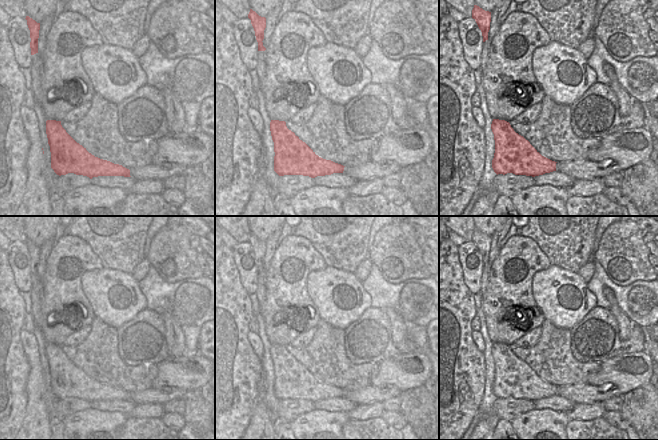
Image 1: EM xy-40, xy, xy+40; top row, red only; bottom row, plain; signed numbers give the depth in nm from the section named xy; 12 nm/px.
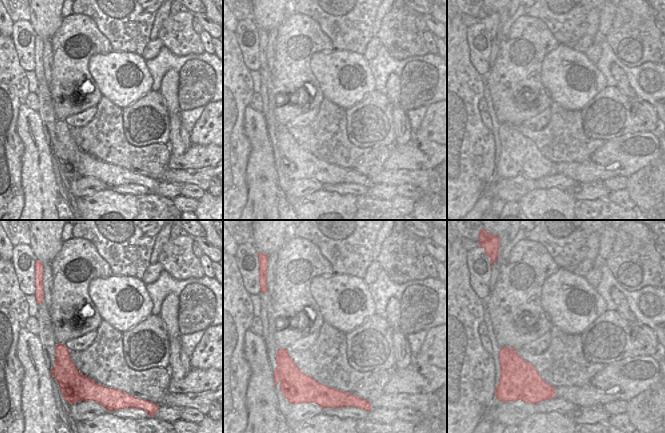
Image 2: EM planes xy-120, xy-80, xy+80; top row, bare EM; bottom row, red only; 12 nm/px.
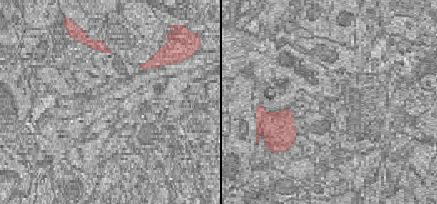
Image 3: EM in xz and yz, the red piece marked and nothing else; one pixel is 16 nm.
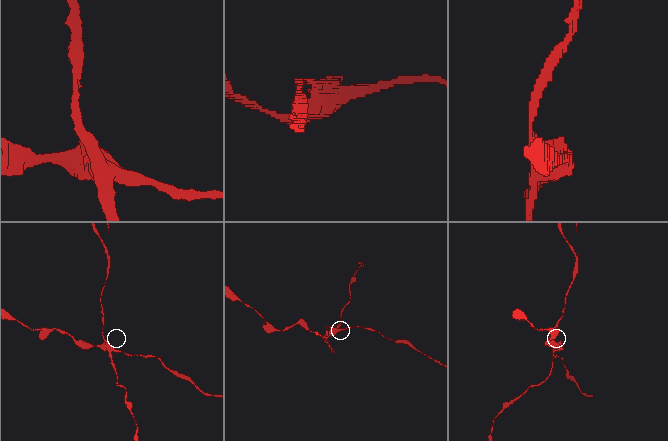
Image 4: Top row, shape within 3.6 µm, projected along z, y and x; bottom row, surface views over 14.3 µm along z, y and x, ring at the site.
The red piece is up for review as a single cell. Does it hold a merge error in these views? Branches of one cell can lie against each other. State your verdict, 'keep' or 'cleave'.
cleave

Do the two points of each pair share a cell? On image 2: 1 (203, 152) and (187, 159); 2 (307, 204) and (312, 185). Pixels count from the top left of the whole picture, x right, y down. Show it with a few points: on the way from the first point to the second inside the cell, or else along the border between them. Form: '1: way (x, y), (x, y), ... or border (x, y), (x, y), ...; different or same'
1: way (199, 156), (191, 159); same
2: border (322, 188), (297, 198); different

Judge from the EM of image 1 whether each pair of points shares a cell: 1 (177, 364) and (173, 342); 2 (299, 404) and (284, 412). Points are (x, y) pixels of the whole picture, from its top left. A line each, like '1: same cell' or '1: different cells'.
1: different cells
2: same cell

